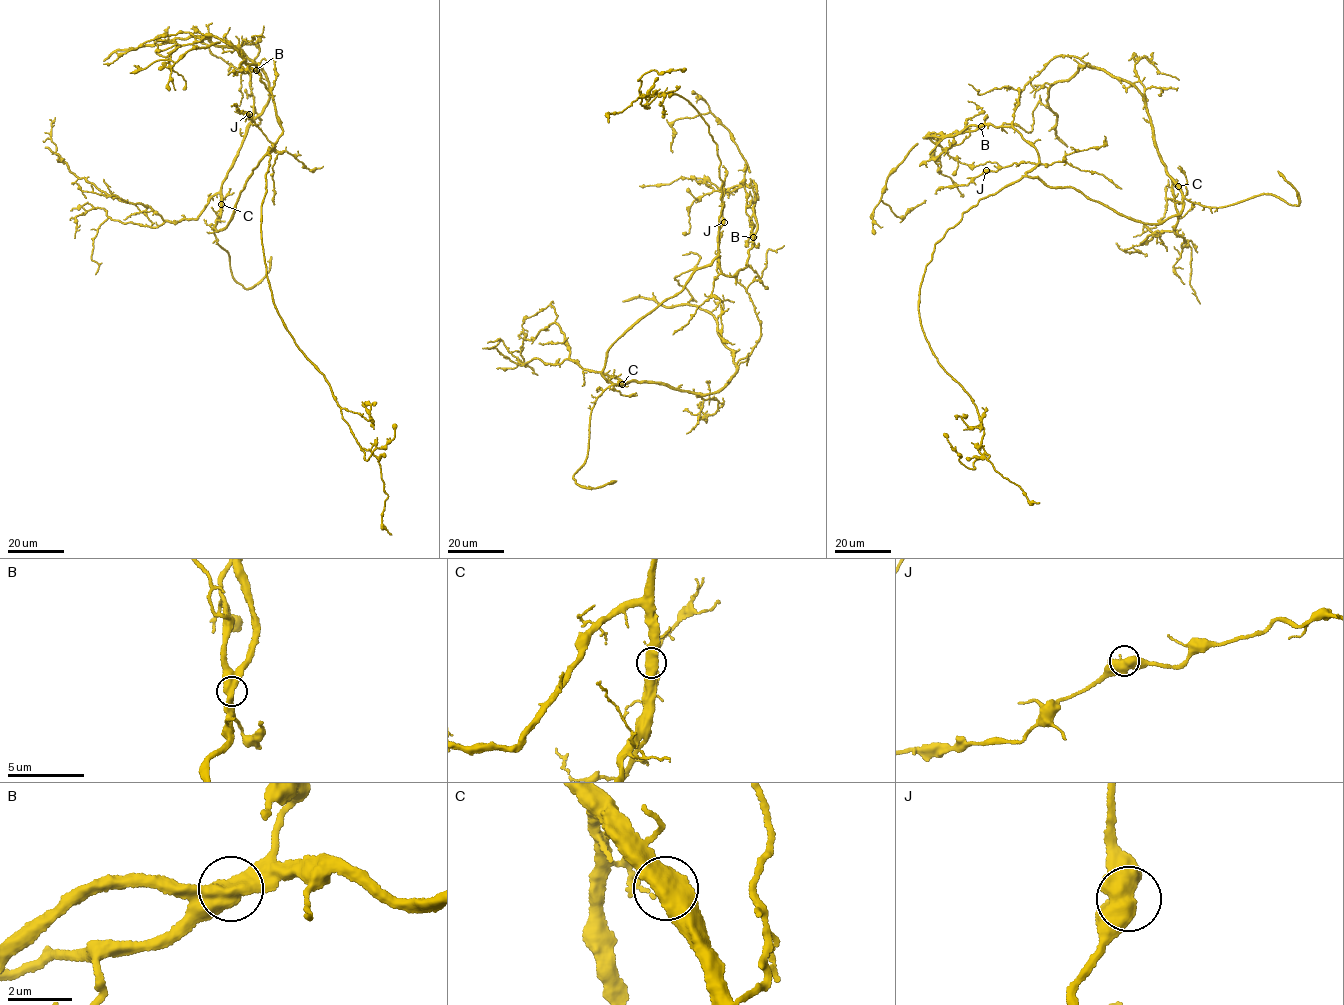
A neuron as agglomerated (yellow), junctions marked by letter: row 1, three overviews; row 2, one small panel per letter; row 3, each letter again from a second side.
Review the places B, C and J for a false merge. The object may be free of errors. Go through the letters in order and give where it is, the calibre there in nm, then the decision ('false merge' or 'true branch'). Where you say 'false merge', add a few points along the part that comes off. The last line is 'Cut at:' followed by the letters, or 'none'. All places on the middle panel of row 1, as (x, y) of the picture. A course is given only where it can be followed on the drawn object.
B: (753, 237) | 650 nm | false merge | (753, 237), (757, 226), (753, 208), (755, 183), (732, 133), (709, 112), (674, 120), (671, 127), (672, 152)
C: (622, 384) | 650 nm | true branch
J: (724, 222) | 650 nm | true branch
Cut at: B

